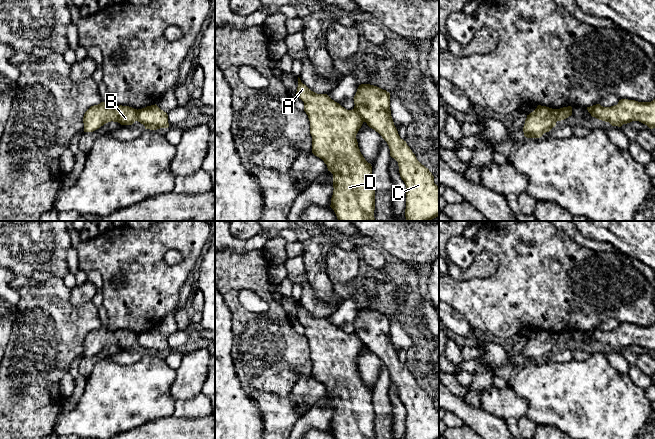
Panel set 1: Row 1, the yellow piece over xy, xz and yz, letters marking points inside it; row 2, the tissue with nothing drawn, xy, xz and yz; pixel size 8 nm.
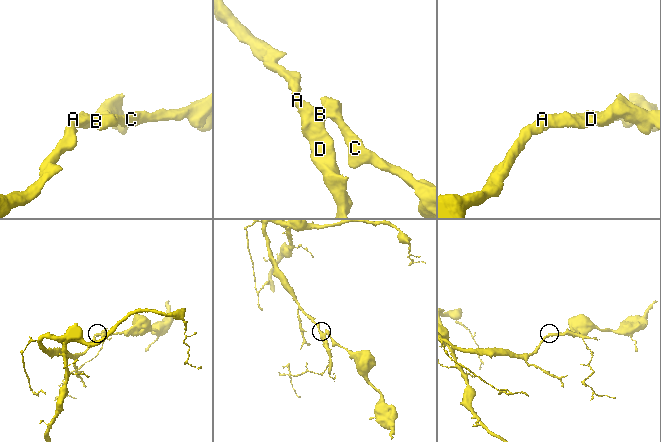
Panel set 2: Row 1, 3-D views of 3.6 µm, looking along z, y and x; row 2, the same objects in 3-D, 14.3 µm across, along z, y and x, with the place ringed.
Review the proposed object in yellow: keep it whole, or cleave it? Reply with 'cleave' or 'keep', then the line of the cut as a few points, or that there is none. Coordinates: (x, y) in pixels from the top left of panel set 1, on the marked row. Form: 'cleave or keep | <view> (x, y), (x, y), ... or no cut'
cleave | xz (354, 108), (364, 121)

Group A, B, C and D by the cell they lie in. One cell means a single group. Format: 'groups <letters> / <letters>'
groups A B D / C

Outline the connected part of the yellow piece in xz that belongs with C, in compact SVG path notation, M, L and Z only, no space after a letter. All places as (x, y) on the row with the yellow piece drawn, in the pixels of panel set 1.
M370 84L359 85L354 96L354 109L362 117L367 125L378 132L387 142L390 156L398 162L401 179L406 185L406 209L407 221L431 221L439 217L439 186L434 183L434 176L422 165L412 152L406 141L400 138L394 125L390 110L390 93Z

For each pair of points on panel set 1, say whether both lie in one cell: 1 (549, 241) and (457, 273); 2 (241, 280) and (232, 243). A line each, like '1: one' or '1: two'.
1: two
2: two

